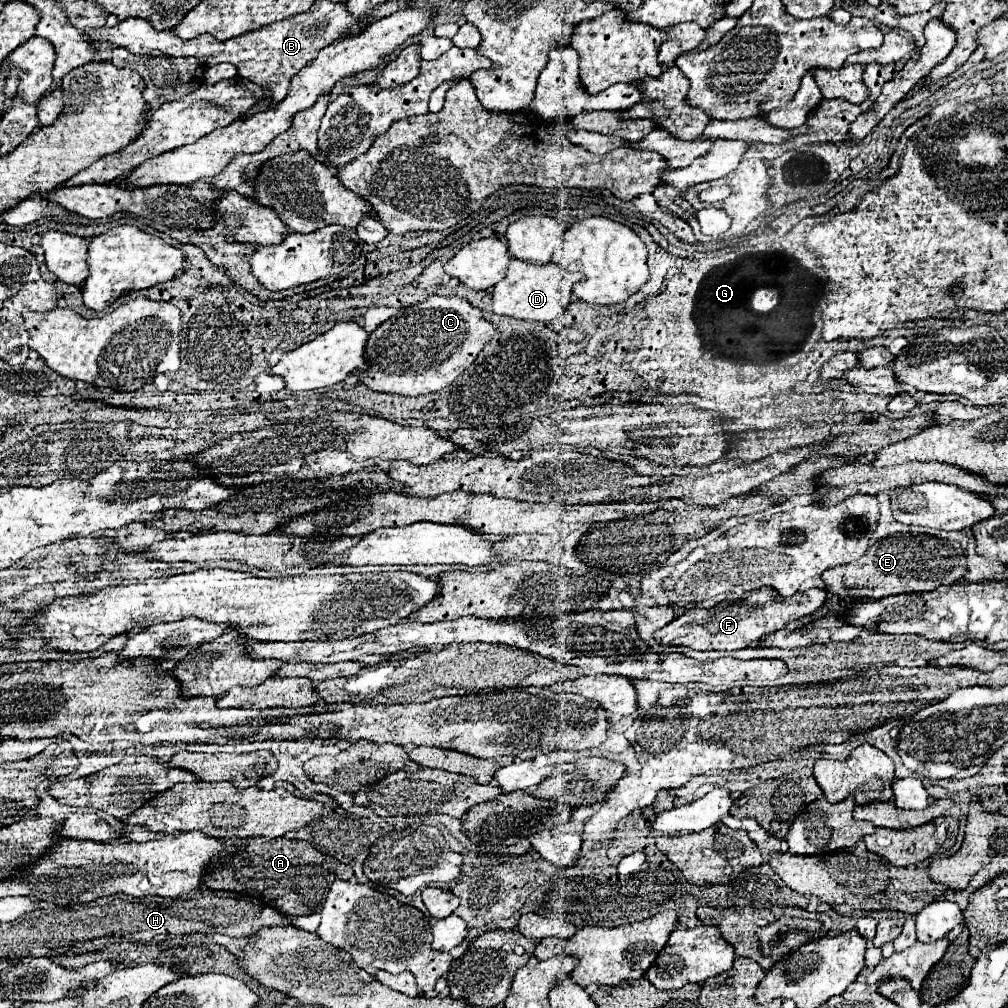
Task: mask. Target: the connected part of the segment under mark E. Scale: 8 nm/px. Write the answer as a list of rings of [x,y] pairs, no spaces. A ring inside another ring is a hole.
[[[900,534],[888,536],[872,544],[866,554],[850,564],[834,566],[820,574],[824,588],[842,600],[856,598],[884,598],[904,592],[936,590],[940,584],[950,586],[966,572],[964,550],[958,542],[942,540],[928,534]]]

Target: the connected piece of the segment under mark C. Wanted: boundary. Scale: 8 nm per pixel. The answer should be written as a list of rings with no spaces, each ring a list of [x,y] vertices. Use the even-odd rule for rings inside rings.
[[[428,296],[422,304],[398,310],[368,336],[364,352],[366,370],[358,374],[358,382],[374,392],[398,396],[440,392],[476,360],[492,334],[494,326],[468,300],[458,296]]]

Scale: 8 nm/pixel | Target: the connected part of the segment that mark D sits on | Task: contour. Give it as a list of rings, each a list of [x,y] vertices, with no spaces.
[[[512,260],[506,276],[492,288],[494,314],[512,316],[518,320],[554,320],[558,318],[572,298],[572,286],[582,280],[582,274],[570,274],[556,262],[536,266],[524,260]]]

